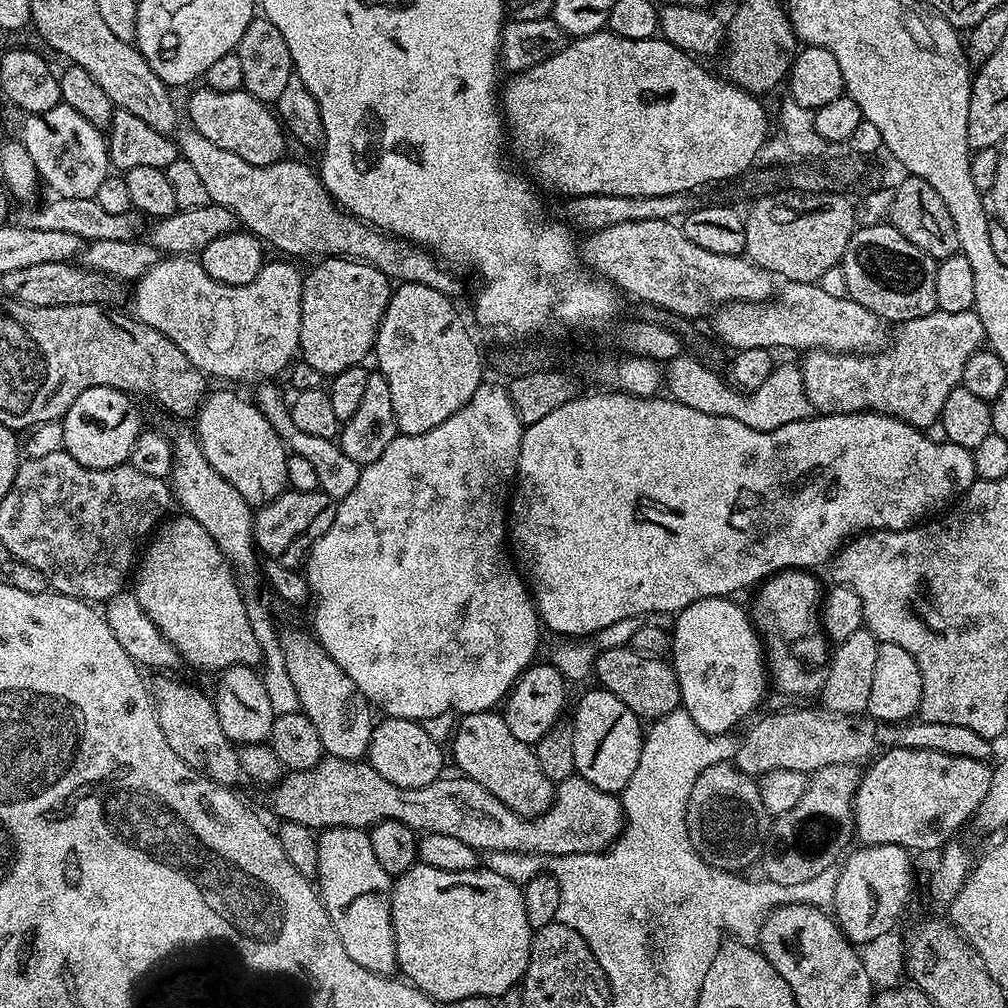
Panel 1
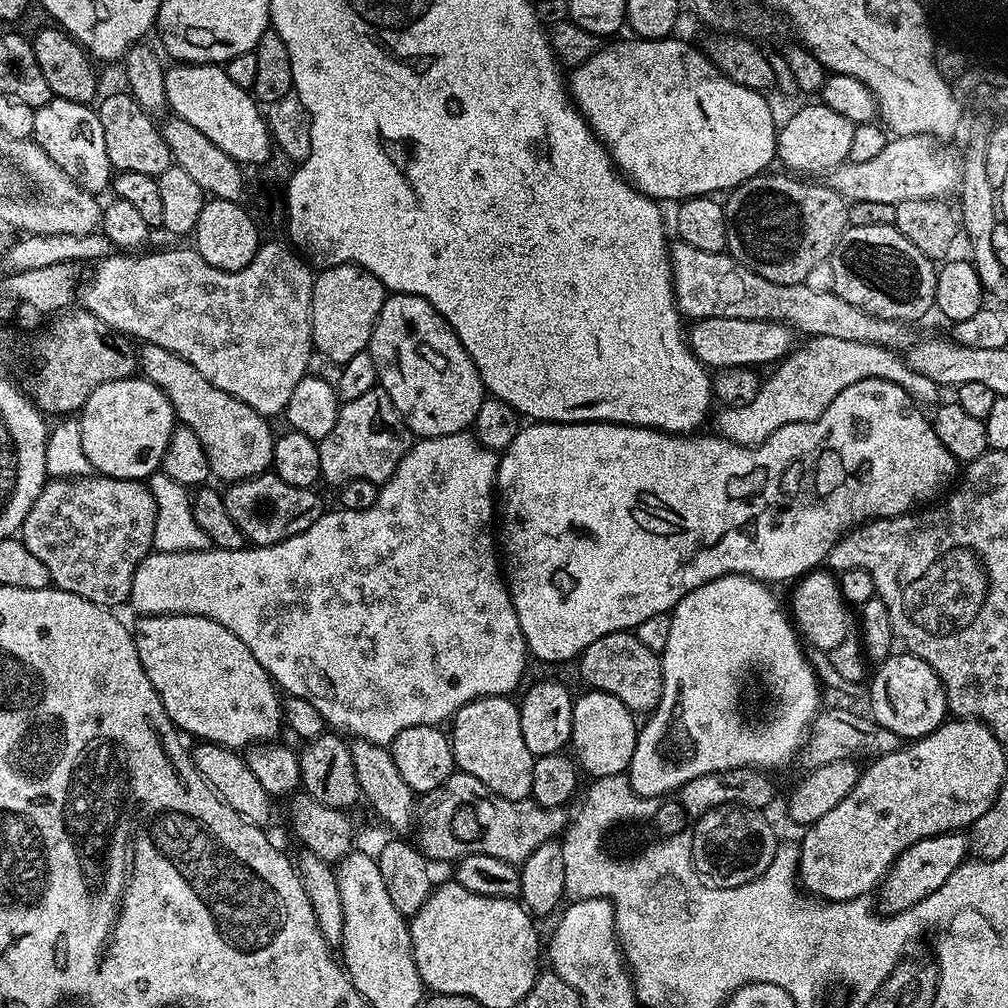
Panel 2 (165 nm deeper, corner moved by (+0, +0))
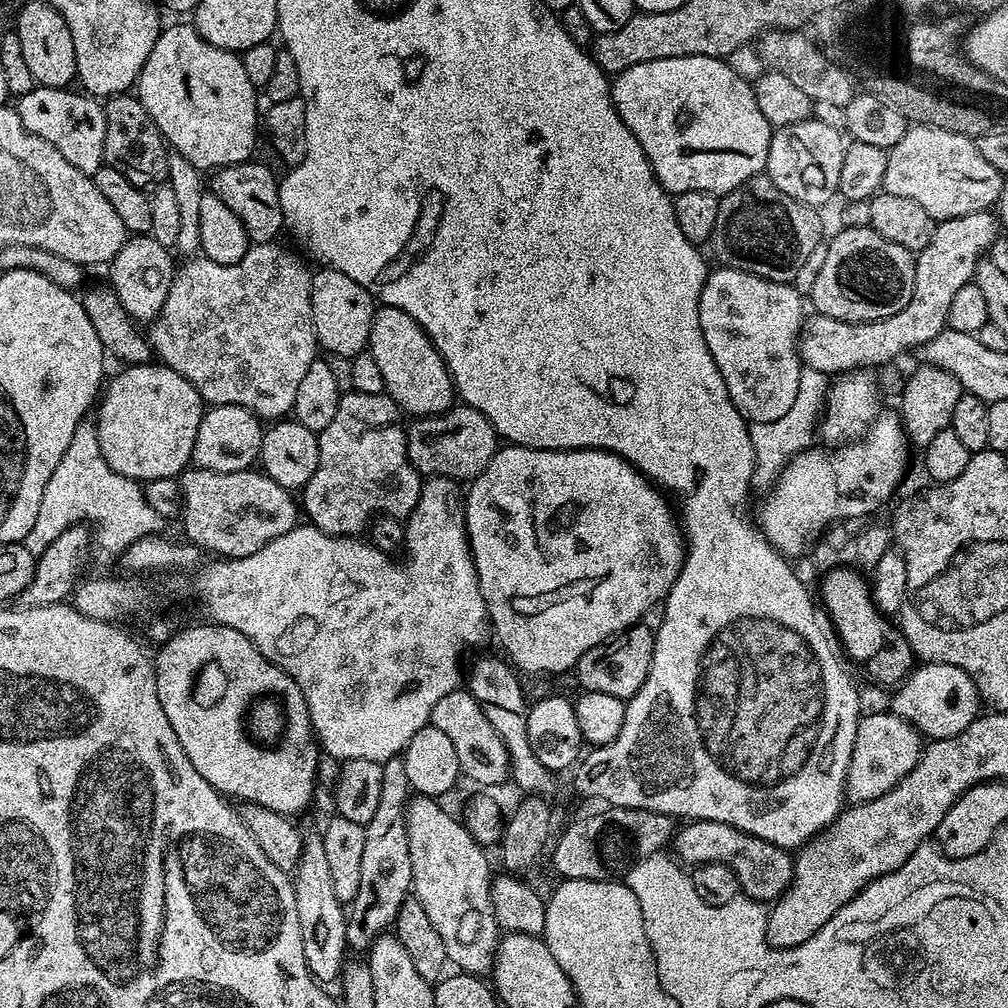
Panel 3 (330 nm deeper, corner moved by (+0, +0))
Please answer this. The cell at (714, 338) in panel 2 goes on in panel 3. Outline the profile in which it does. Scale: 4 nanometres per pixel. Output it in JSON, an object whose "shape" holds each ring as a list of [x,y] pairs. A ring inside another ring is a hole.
{"shape":[[[991,211],[962,214],[958,218],[939,221],[934,230],[934,238],[930,238],[930,243],[915,257],[916,289],[910,302],[906,302],[906,306],[902,306],[902,310],[898,310],[898,314],[890,314],[884,320],[863,320],[857,324],[830,318],[817,311],[805,315],[800,322],[799,337],[795,343],[801,365],[804,368],[813,368],[825,374],[843,374],[872,366],[868,364],[888,364],[891,360],[898,359],[903,352],[910,351],[911,348],[912,351],[918,350],[926,342],[930,342],[930,338],[934,338],[939,332],[944,331],[950,314],[951,299],[962,286],[973,283],[976,267],[985,259],[986,253],[992,247],[997,235],[998,220]]]}

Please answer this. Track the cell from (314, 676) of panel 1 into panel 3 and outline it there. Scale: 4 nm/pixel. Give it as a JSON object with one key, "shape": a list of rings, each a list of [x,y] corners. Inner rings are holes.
{"shape":[[[413,795],[404,809],[406,818],[406,842],[410,844],[410,870],[414,898],[426,910],[426,918],[434,922],[434,930],[442,937],[449,961],[457,964],[464,974],[484,974],[491,969],[496,945],[502,935],[492,913],[492,882],[494,872],[488,869],[485,849],[469,834],[459,819],[456,820],[443,808],[439,799],[431,796]]]}

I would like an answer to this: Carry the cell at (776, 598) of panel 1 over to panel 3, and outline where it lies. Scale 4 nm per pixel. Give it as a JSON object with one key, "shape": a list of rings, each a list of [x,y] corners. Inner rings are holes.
{"shape":[[[855,567],[852,568],[832,568],[825,576],[823,573],[818,584],[818,589],[820,588],[818,600],[824,611],[828,613],[843,655],[849,661],[867,662],[882,647],[889,625],[886,623],[886,617],[877,610],[876,604],[872,601],[869,581],[865,577],[863,580],[859,576],[861,573]]]}

